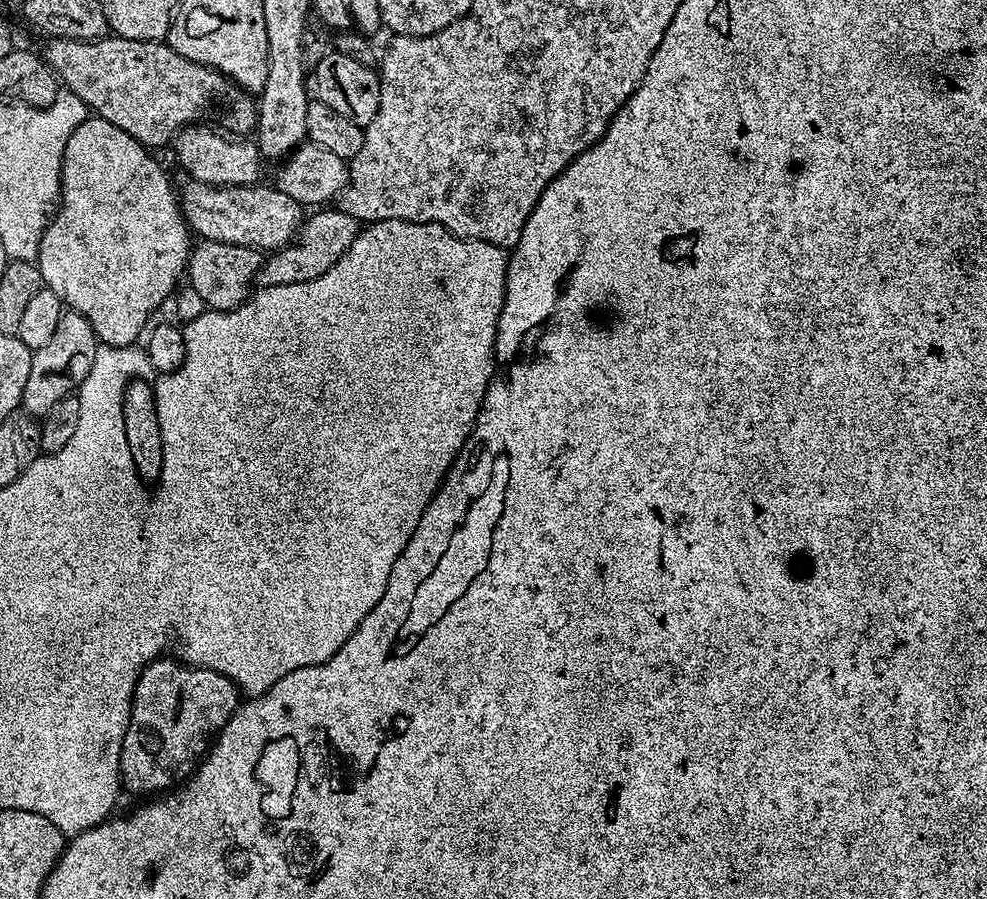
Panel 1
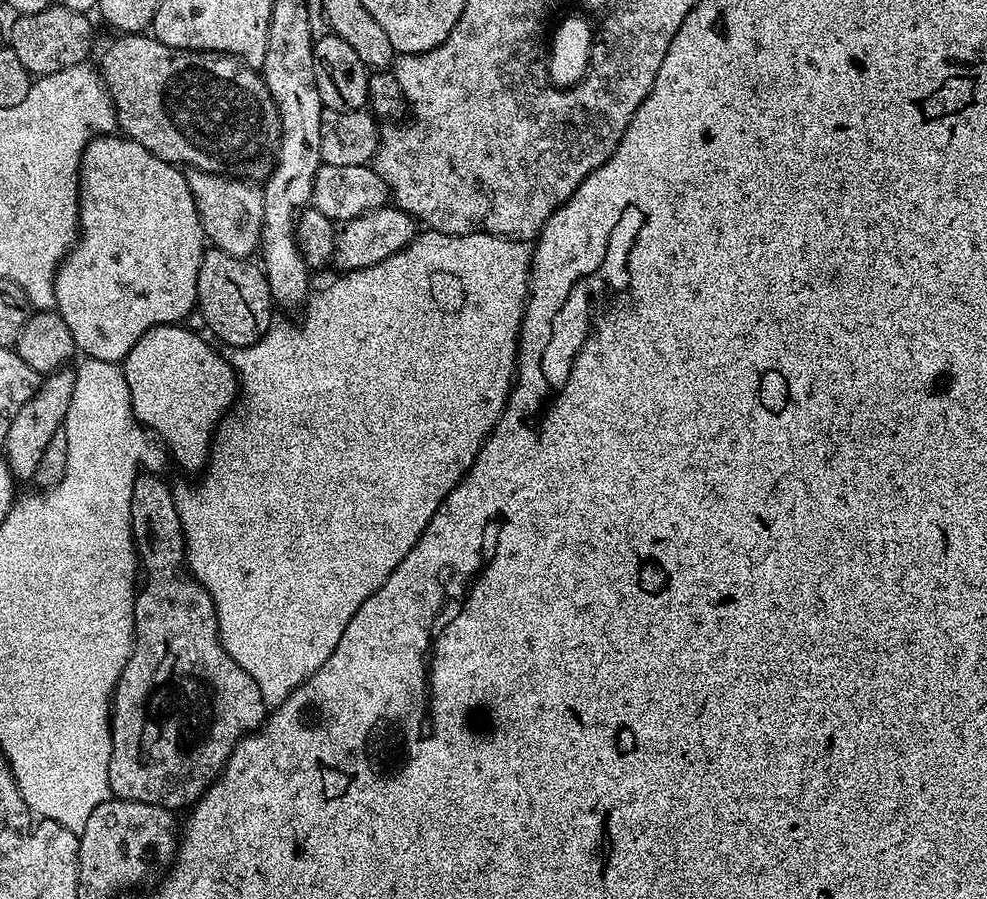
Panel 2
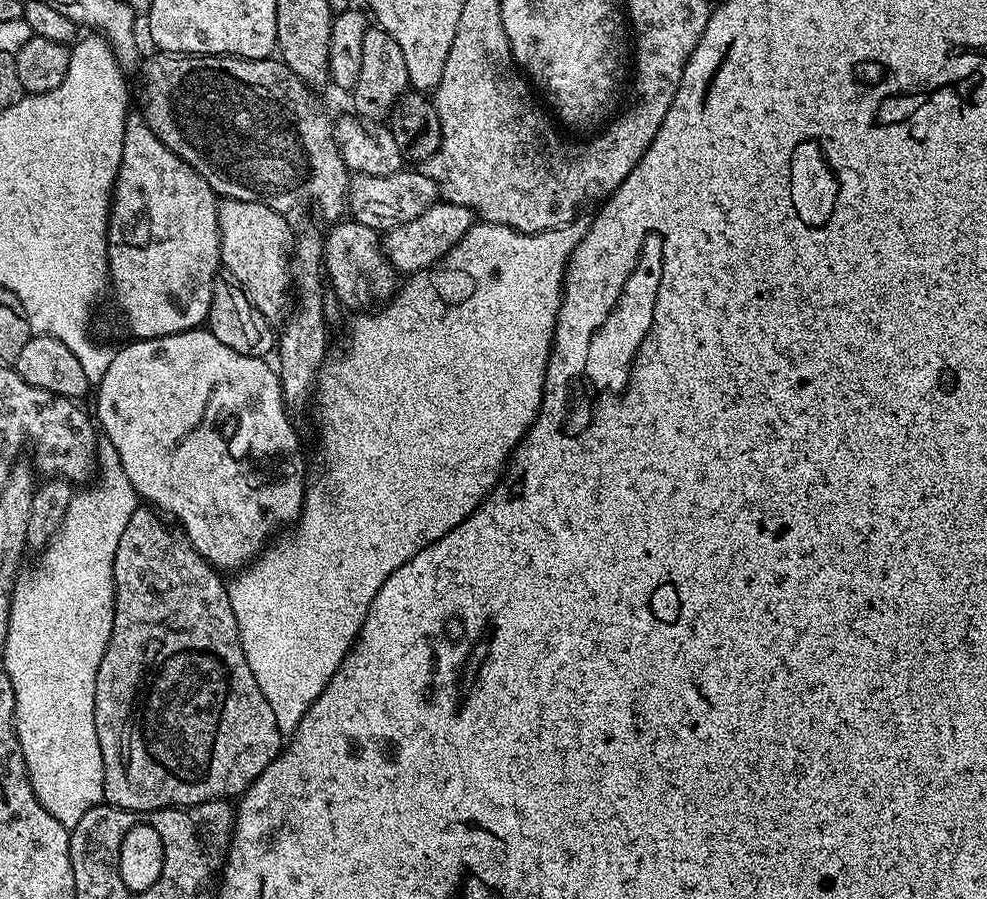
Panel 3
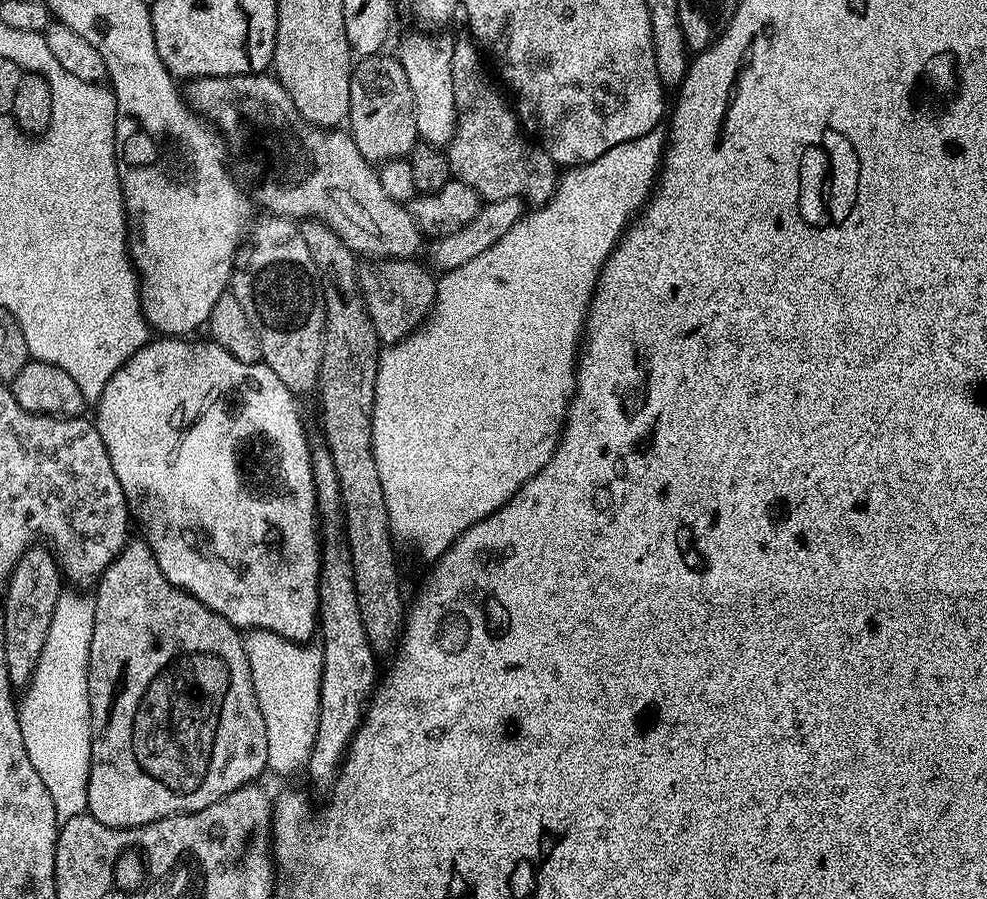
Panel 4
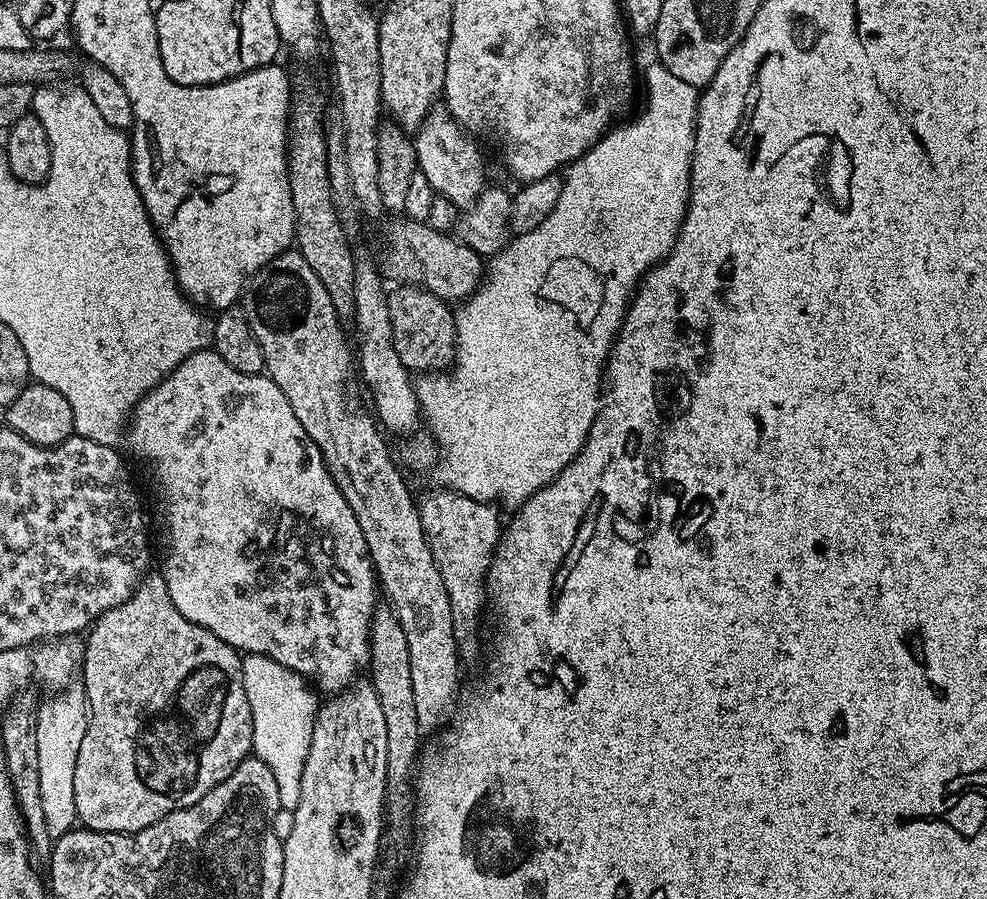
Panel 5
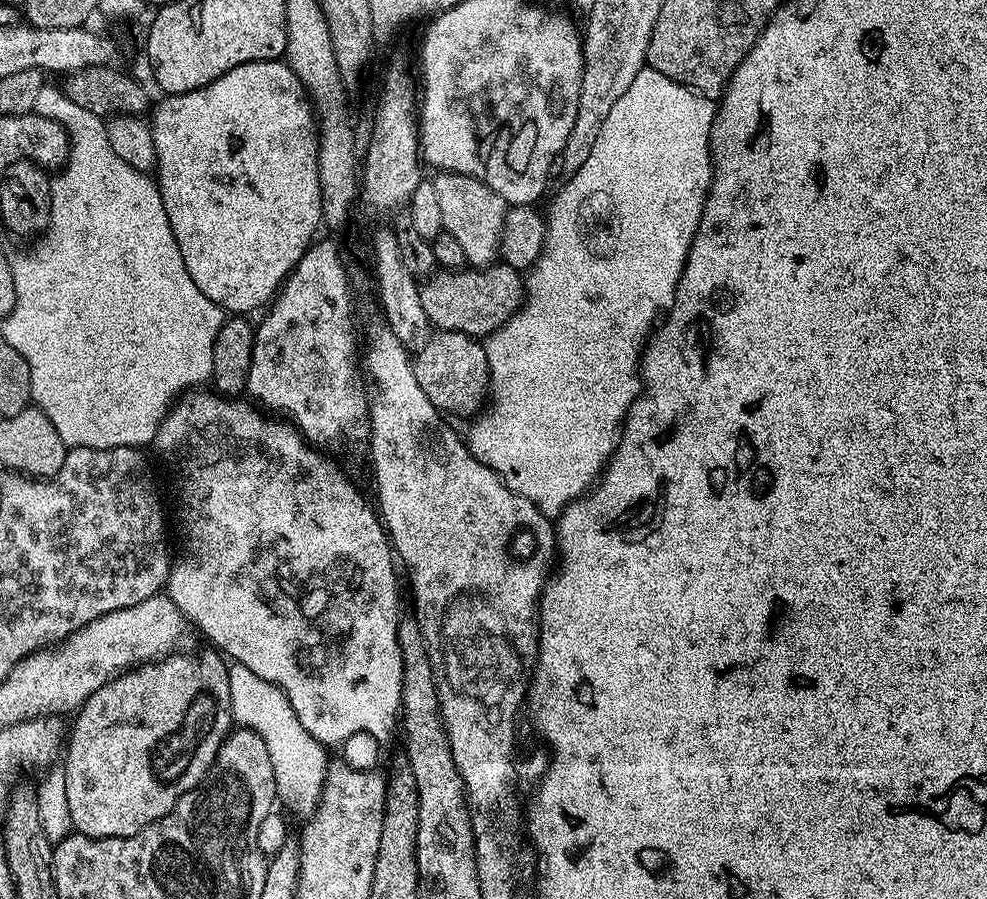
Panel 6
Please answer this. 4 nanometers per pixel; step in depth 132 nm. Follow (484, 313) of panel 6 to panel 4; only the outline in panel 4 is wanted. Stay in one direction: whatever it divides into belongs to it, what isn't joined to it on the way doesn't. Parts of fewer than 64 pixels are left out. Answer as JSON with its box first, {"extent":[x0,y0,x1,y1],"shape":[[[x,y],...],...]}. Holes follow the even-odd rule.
{"extent":[182,74,426,260],"shape":[[[272,74],[250,76],[203,76],[183,85],[182,95],[189,108],[219,130],[227,151],[236,159],[234,175],[237,181],[252,180],[250,196],[257,205],[269,208],[269,213],[285,218],[320,220],[360,258],[381,260],[411,260],[419,257],[426,240],[416,225],[411,211],[382,190],[380,173],[354,146],[351,135],[344,130],[325,130],[308,124],[298,114],[294,98],[286,94],[279,80]]]}

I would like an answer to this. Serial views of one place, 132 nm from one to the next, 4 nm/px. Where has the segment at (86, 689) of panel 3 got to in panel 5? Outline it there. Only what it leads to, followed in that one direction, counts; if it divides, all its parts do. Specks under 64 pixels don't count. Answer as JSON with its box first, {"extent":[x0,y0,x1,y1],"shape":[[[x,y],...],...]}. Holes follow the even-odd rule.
{"extent":[37,686,88,838],"shape":[[[69,686],[49,695],[45,704],[41,703],[37,714],[39,785],[41,787],[42,809],[46,820],[46,829],[55,838],[77,827],[74,810],[74,766],[78,762],[78,750],[82,747],[82,737],[86,735],[88,725],[88,699],[83,687]]]}

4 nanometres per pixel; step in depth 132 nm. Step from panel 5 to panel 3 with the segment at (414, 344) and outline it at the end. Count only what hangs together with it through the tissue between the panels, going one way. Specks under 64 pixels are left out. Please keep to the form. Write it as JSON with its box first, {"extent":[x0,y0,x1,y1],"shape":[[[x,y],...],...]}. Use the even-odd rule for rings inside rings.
{"extent":[322,218,398,310],"shape":[[[351,218],[341,219],[329,228],[332,229],[325,231],[322,236],[322,272],[327,283],[328,280],[332,283],[331,295],[335,296],[345,309],[360,308],[356,310],[372,310],[391,300],[396,295],[398,273],[384,257],[381,233],[370,226],[362,226],[362,222]]]}

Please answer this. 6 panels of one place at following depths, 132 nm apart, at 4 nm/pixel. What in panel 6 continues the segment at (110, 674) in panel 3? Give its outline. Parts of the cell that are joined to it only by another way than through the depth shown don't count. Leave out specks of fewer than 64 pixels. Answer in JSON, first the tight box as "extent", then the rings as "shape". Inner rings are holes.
{"extent":[62,650,234,838],"shape":[[[208,650],[201,656],[180,656],[173,654],[165,656],[163,660],[153,660],[150,664],[142,664],[138,668],[129,668],[121,676],[116,676],[106,686],[94,690],[90,698],[81,704],[75,713],[76,725],[72,728],[72,737],[67,737],[66,751],[63,753],[62,771],[66,778],[66,803],[70,805],[72,827],[81,836],[94,838],[122,838],[123,836],[137,836],[146,826],[150,826],[158,818],[170,814],[182,798],[190,790],[194,790],[204,780],[204,775],[210,770],[222,742],[233,731],[234,721],[230,710],[230,680],[228,678],[228,664],[219,651]]]}

